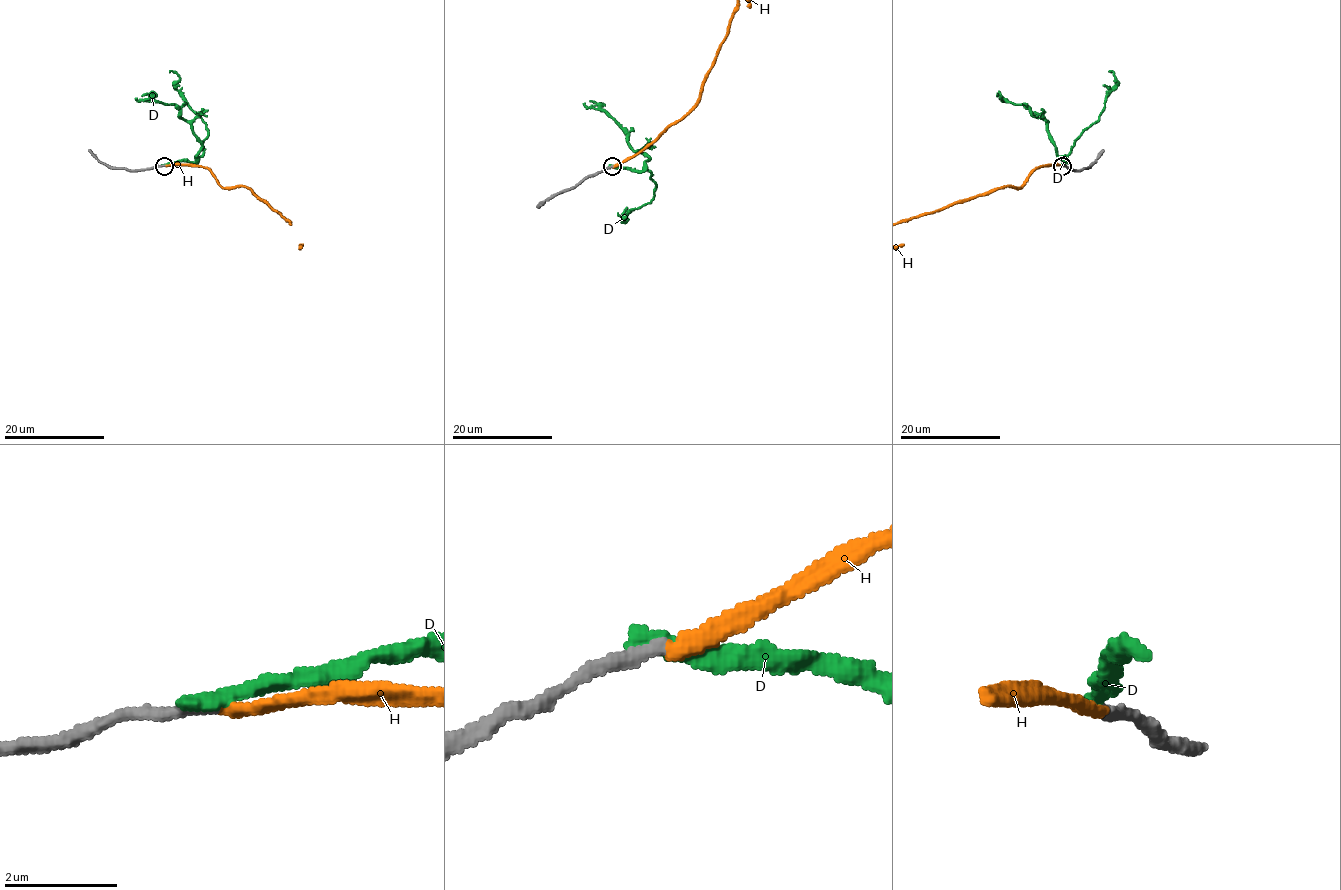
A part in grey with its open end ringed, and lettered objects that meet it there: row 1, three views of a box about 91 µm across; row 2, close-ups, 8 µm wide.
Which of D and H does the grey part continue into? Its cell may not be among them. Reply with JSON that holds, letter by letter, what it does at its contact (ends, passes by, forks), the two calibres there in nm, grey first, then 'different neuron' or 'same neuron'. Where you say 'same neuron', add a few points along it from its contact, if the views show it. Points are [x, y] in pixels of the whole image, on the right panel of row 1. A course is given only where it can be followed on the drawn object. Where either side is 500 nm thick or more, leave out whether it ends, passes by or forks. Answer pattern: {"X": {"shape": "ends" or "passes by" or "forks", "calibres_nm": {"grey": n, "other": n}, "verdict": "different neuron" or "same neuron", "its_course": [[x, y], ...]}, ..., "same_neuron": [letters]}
{"D": {"shape": "ends", "calibres_nm": {"grey": 260, "other": 320}, "verdict": "different neuron"}, "H": {"shape": "ends", "calibres_nm": {"grey": 240, "other": 240}, "verdict": "same neuron"}, "same_neuron": ["H"]}

